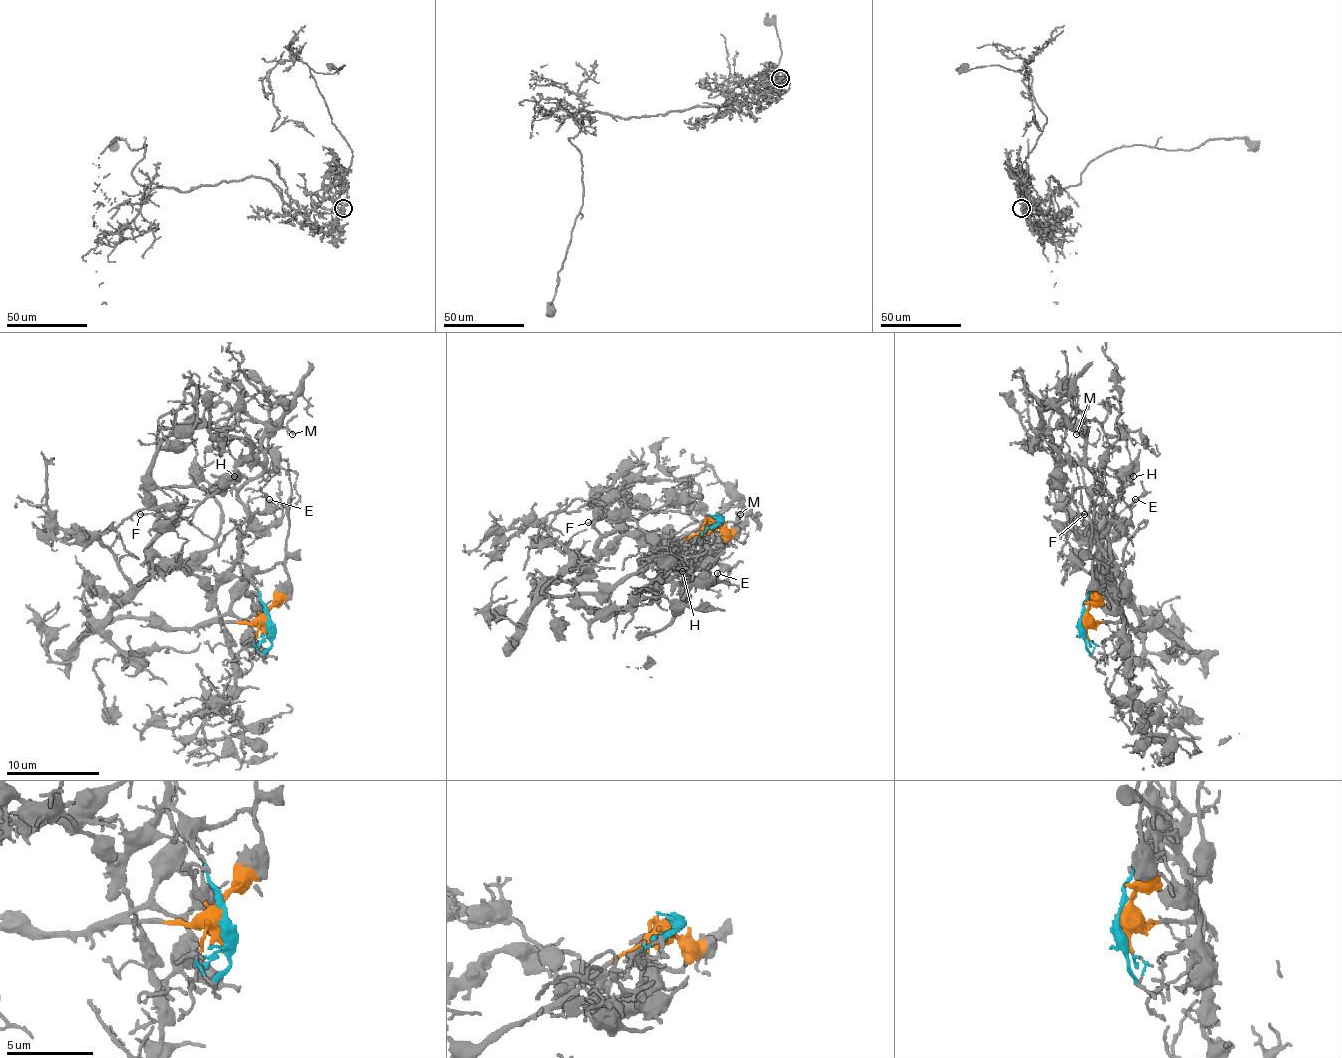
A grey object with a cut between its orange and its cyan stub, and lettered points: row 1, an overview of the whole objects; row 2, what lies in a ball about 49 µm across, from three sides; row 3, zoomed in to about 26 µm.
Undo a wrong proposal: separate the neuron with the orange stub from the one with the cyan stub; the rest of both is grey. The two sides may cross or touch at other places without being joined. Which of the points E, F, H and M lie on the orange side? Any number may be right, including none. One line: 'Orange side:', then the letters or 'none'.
Orange side: F, H

